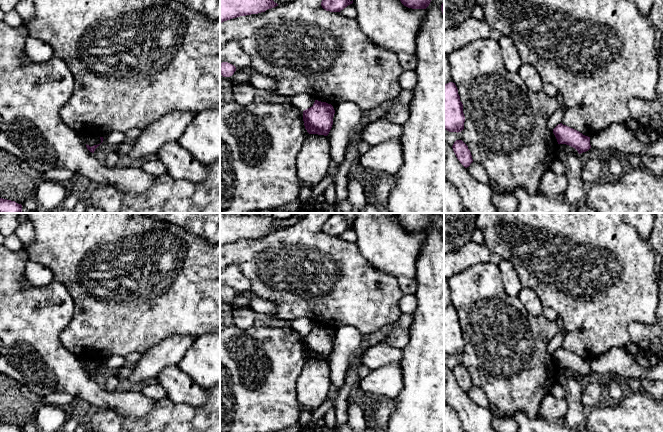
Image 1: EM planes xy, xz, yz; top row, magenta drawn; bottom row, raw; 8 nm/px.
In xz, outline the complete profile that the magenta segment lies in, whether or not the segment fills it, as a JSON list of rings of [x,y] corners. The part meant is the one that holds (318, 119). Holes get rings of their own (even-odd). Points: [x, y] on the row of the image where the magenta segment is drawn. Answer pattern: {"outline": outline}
{"outline": [[[315,100],[312,107],[303,111],[305,129],[309,134],[327,136],[333,125],[334,114],[331,104]]]}

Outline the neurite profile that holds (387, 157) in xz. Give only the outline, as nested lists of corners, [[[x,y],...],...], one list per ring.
[[[391,139],[360,155],[358,165],[372,173],[396,174],[403,165],[401,141]]]

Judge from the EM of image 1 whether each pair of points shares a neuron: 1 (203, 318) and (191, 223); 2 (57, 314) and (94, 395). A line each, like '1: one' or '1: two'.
1: two
2: one

